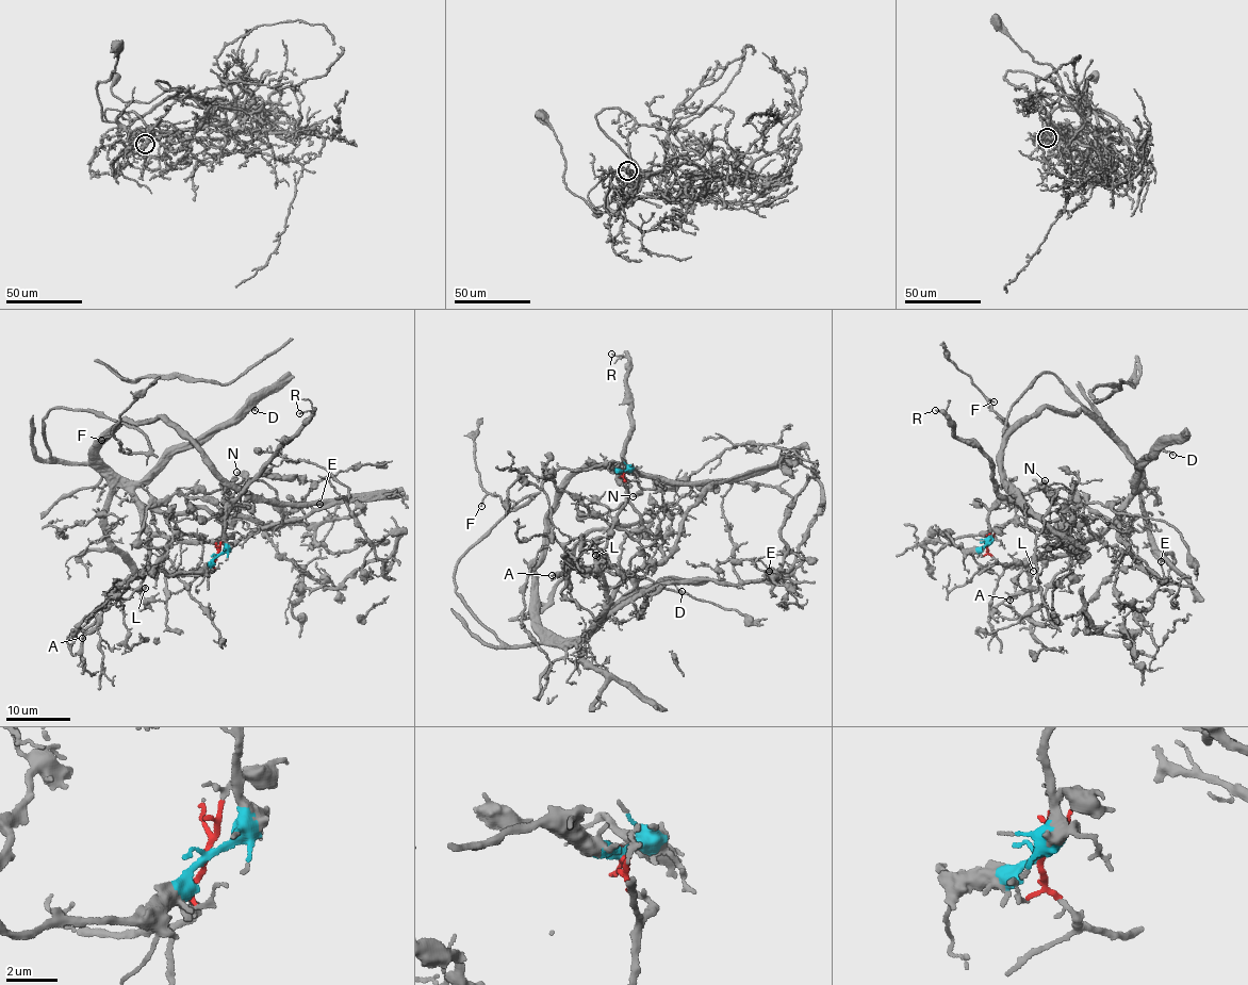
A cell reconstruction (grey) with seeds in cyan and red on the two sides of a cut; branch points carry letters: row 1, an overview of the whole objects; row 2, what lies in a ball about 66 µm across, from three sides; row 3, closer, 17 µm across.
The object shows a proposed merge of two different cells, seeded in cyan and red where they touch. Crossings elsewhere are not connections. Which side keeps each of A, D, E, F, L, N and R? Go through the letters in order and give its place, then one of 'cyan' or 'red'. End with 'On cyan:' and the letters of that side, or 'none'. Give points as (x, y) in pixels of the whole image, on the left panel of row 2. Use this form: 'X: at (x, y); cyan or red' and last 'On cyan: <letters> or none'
A: at (82, 638); red
D: at (255, 410); red
E: at (319, 504); red
F: at (101, 440); red
L: at (145, 588); red
N: at (236, 472); cyan
R: at (299, 413); cyan
On cyan: N, R

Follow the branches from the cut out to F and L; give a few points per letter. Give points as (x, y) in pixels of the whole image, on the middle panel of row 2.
F: (623, 472), (600, 557), (608, 604), (567, 643), (508, 646), (456, 593), (456, 565), (532, 495), (481, 506)
L: (623, 472), (628, 488), (607, 546), (594, 571), (585, 572), (578, 564), (578, 555), (590, 548), (596, 556)

